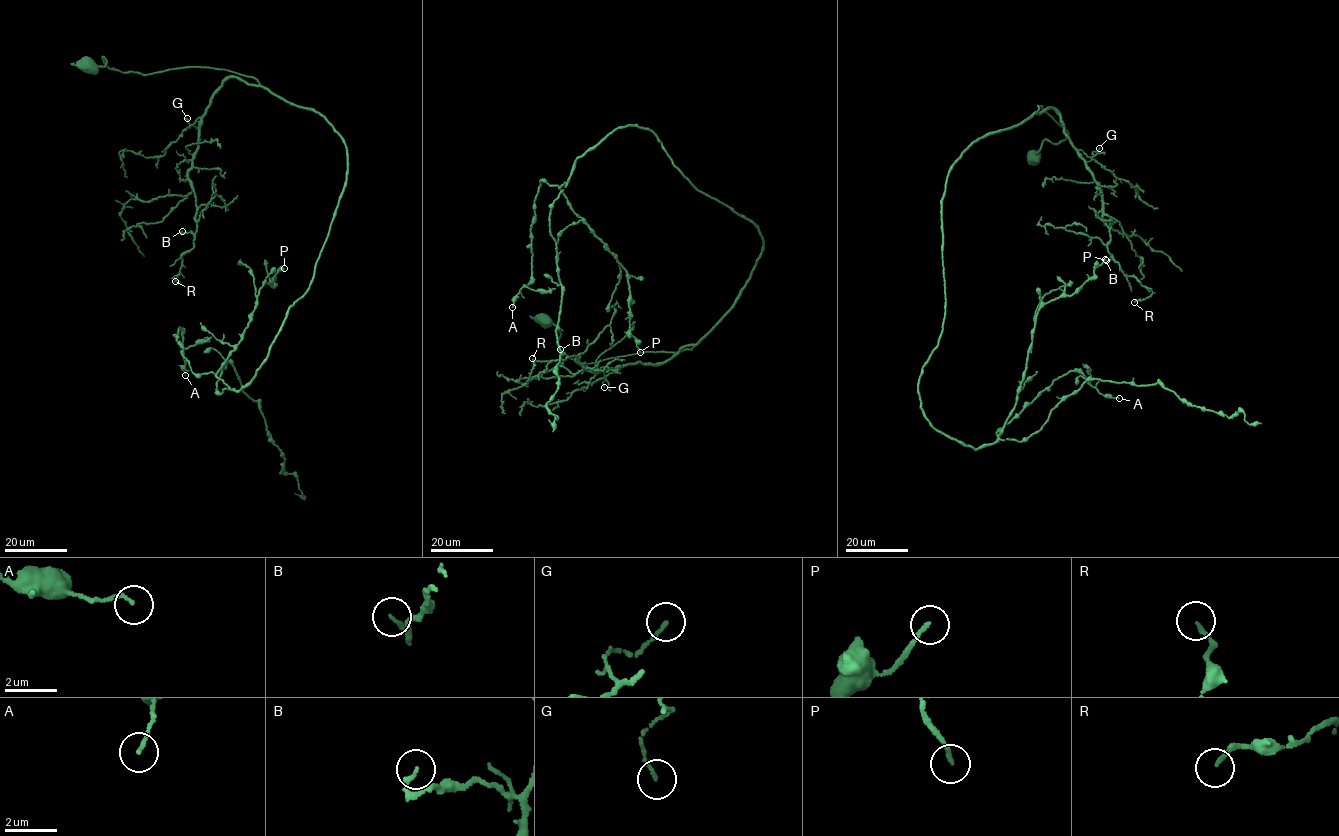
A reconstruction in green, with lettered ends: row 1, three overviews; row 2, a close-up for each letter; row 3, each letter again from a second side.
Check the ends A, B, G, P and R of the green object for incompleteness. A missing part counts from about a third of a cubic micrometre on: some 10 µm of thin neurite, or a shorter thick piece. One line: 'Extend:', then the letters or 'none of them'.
Extend: none of them

